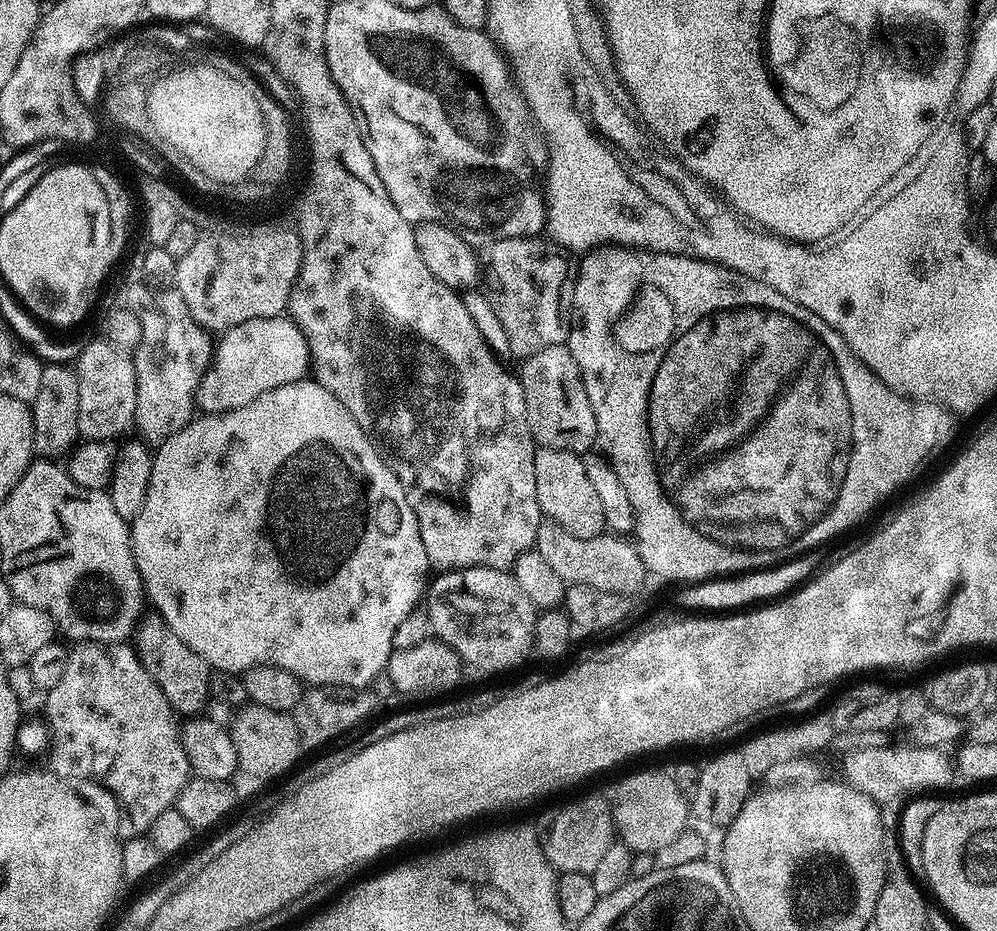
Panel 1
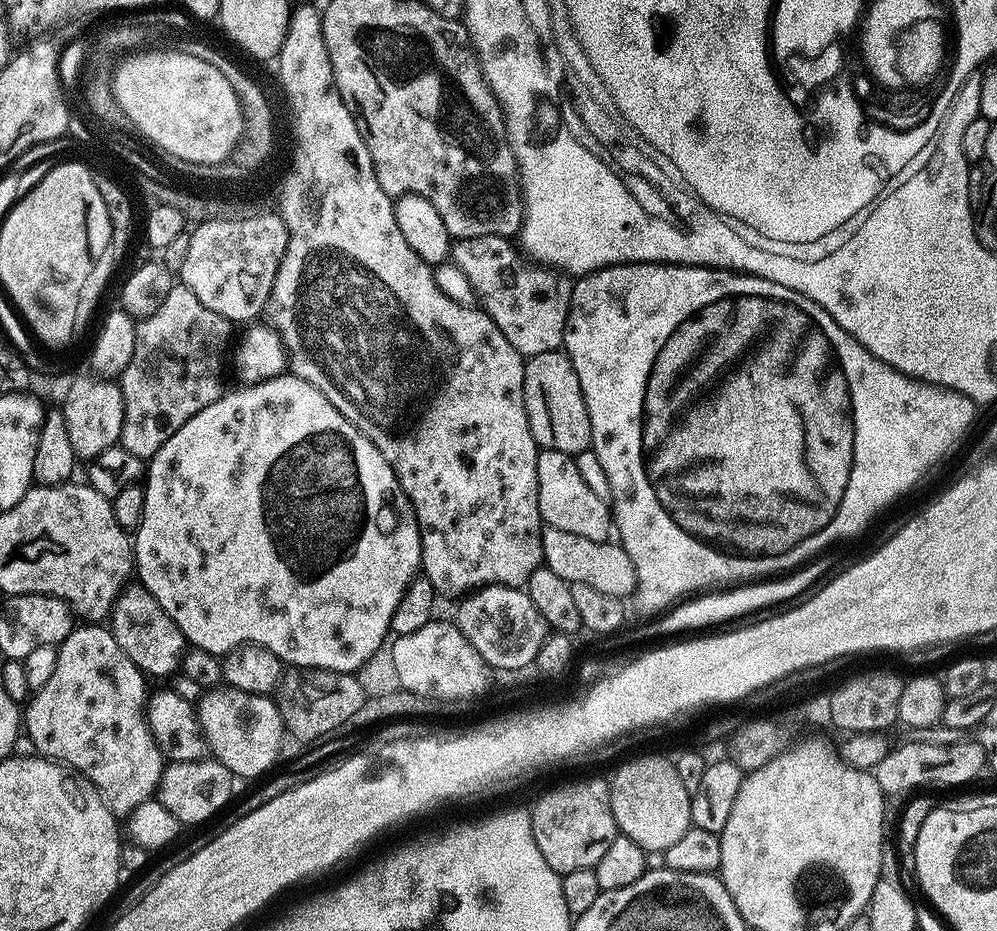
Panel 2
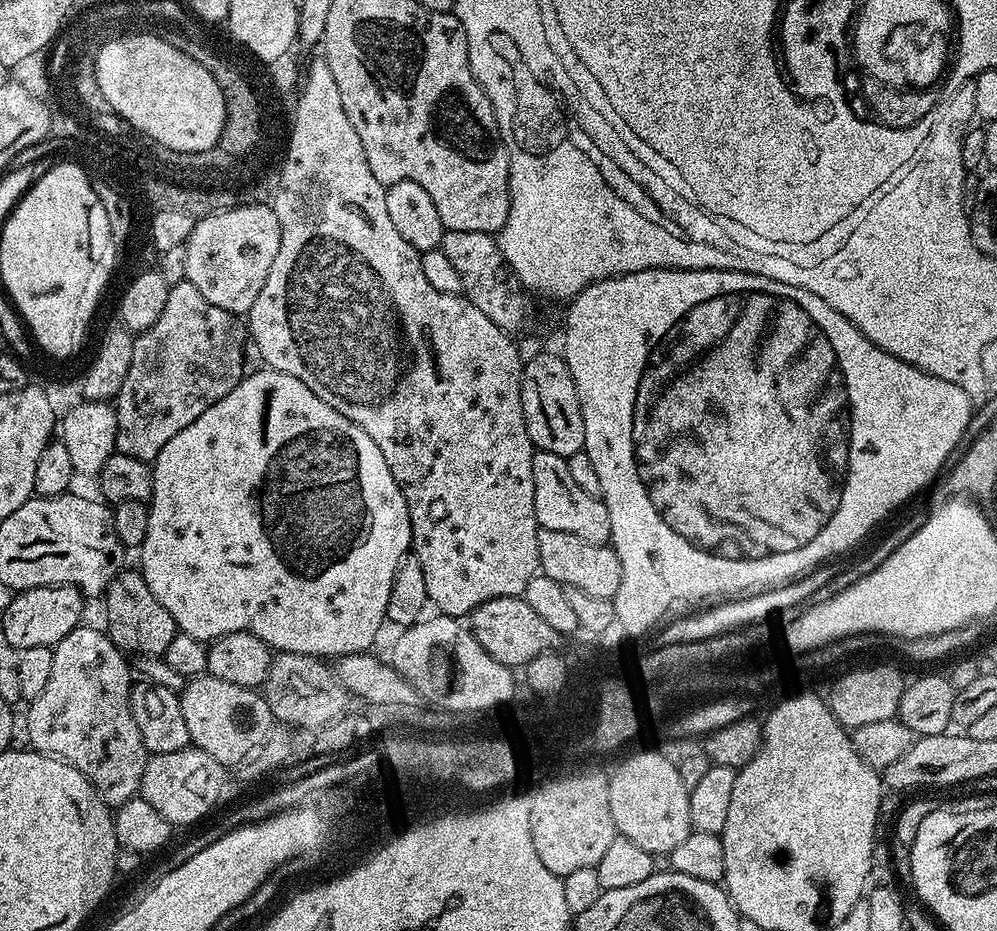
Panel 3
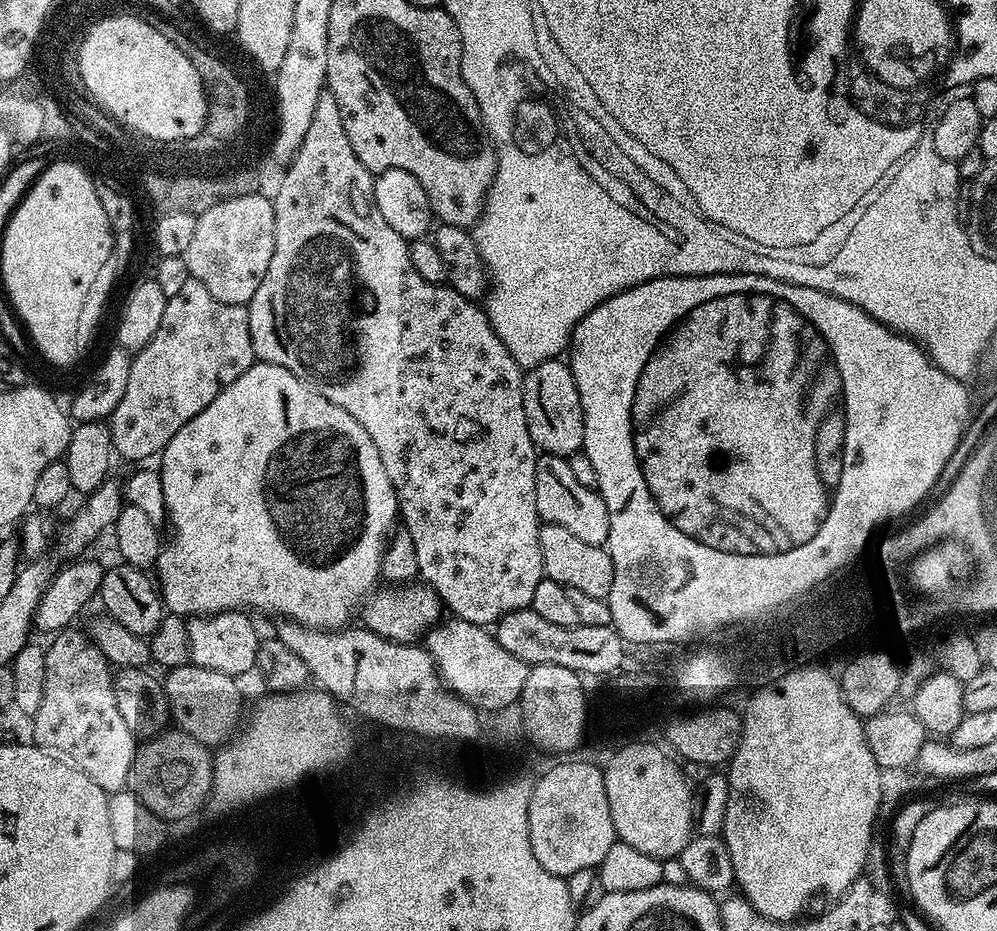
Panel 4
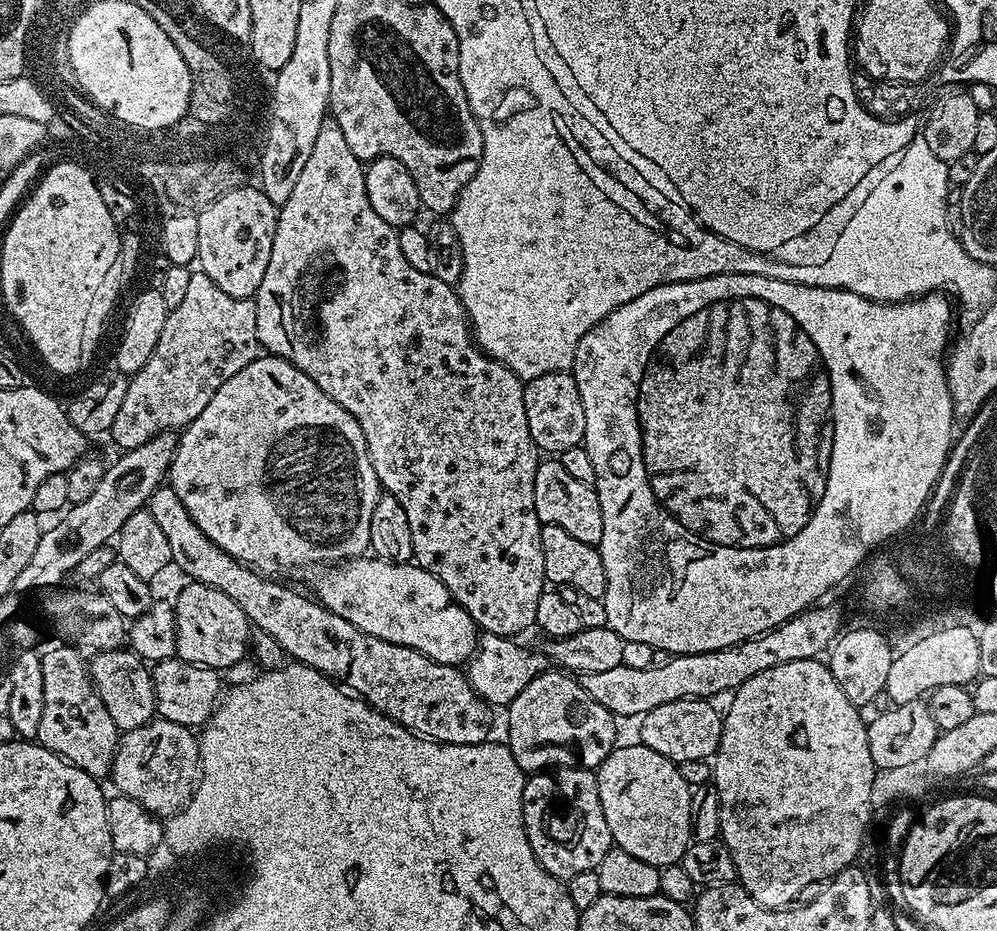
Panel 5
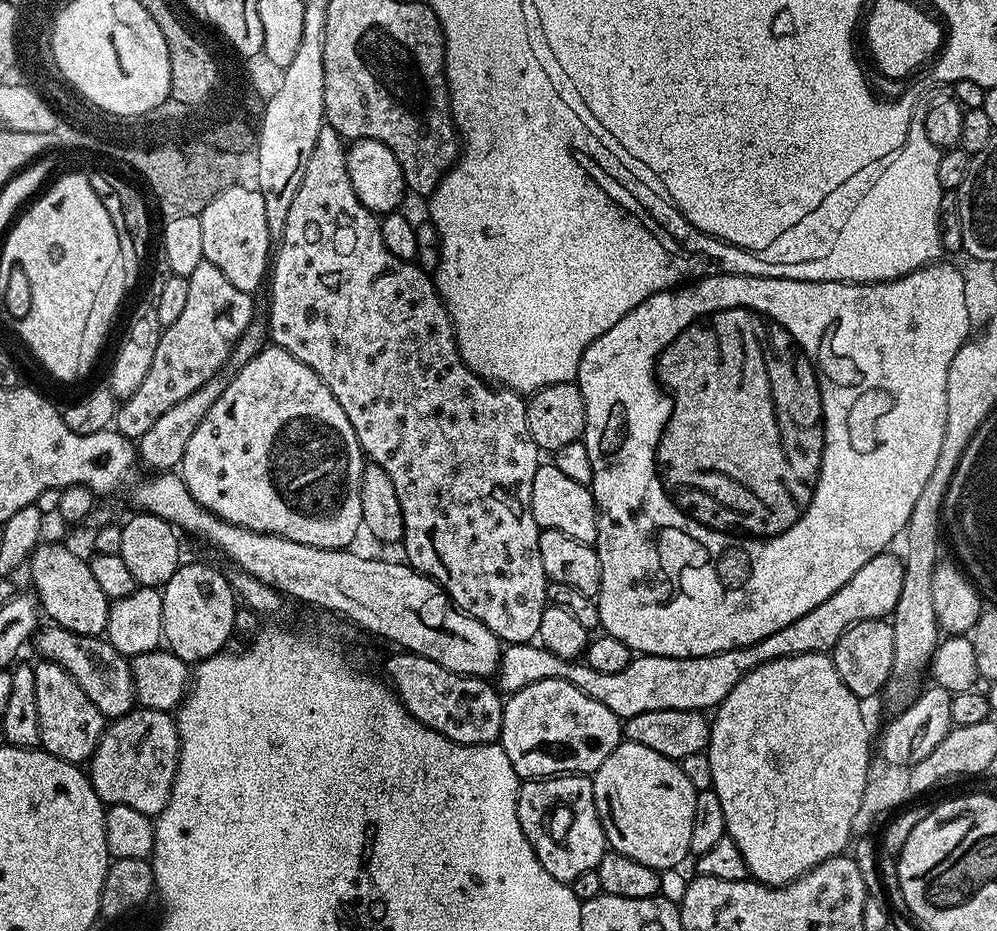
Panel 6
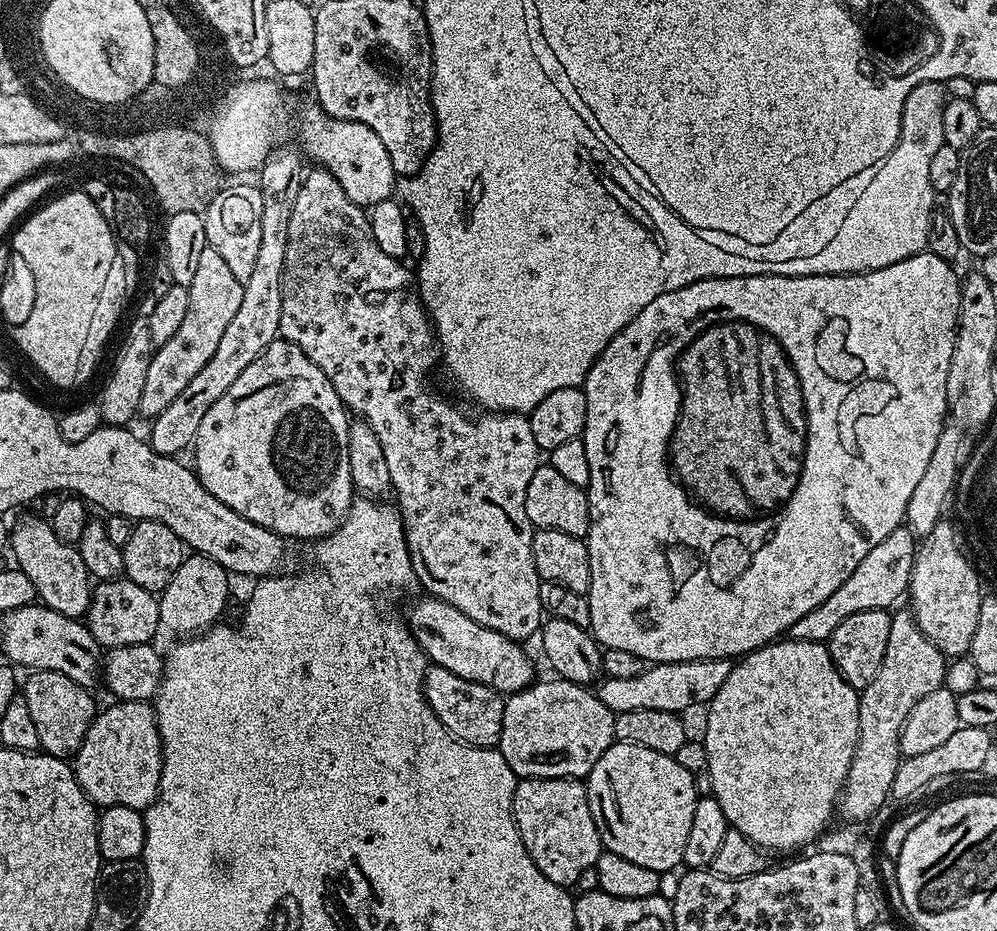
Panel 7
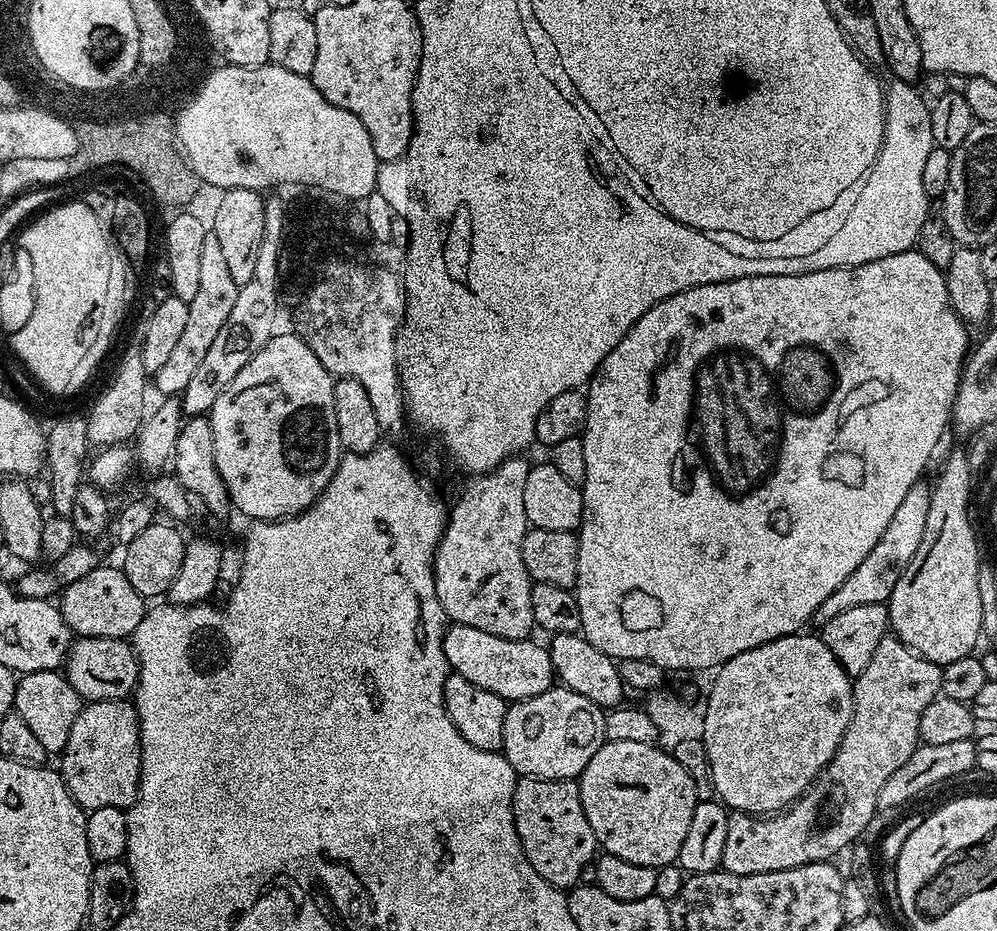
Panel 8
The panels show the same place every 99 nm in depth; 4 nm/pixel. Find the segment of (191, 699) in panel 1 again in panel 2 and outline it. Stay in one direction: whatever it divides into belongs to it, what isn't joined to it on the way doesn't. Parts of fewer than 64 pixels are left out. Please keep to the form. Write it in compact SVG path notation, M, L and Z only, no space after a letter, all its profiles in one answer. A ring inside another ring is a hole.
M129 583L120 593L112 608L110 631L114 642L122 646L122 654L126 654L126 658L130 658L130 662L134 662L134 666L138 666L145 677L168 676L171 672L181 671L186 659L186 641L182 630L178 630L174 618L170 618L170 614L158 606L154 594L146 591L143 584Z

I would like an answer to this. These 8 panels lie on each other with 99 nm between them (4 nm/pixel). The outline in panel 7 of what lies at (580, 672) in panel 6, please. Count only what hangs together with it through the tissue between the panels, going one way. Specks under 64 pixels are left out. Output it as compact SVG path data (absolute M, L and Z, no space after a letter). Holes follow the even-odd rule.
M906 526L896 528L862 562L858 562L858 570L822 602L822 606L814 606L810 614L805 614L803 618L798 618L794 622L790 636L793 640L802 642L825 643L834 634L834 626L842 622L842 618L850 618L850 614L858 614L858 610L878 610L879 608L891 609L892 603L899 596L903 597L908 590L908 583L912 577L912 567L916 561L916 549L918 547L918 537ZM691 660L652 664L634 678L601 679L600 688L595 689L595 694L614 714L626 710L666 710L684 714L687 708L692 708L695 704L707 705L708 701L714 698L714 694L718 694L722 682L726 682L732 666L732 660Z

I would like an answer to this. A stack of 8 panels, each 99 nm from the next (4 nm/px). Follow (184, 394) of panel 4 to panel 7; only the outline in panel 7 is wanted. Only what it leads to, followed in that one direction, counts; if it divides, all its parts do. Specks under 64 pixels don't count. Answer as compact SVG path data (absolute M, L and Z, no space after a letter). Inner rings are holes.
M206 247L202 250L194 282L187 284L190 294L190 307L186 310L186 318L178 325L178 331L170 337L170 342L159 345L150 358L150 371L146 373L146 390L142 390L142 402L139 415L155 418L182 394L188 383L197 376L198 370L210 362L210 357L218 347L226 326L234 319L238 306L242 306L244 285L234 278L234 274L226 266L226 261L218 254L218 250Z

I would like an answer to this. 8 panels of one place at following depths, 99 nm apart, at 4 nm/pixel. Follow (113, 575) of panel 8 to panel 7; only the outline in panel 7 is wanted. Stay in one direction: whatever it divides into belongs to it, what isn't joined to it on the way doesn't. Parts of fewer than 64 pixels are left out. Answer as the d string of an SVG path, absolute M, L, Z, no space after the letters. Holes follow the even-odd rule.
M127 578L97 583L92 589L86 623L90 634L94 634L94 638L100 643L101 649L147 644L153 639L152 635L162 628L157 593L146 590Z

